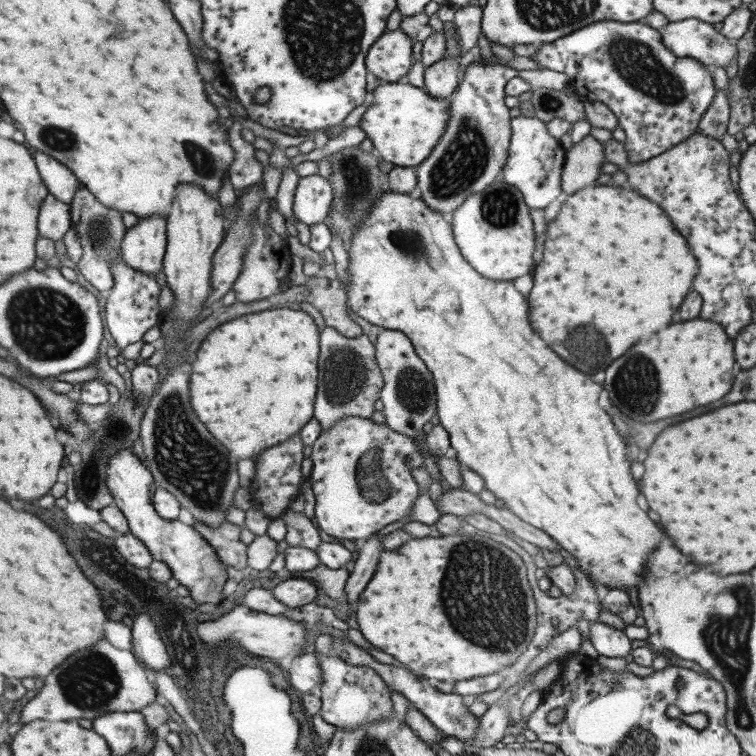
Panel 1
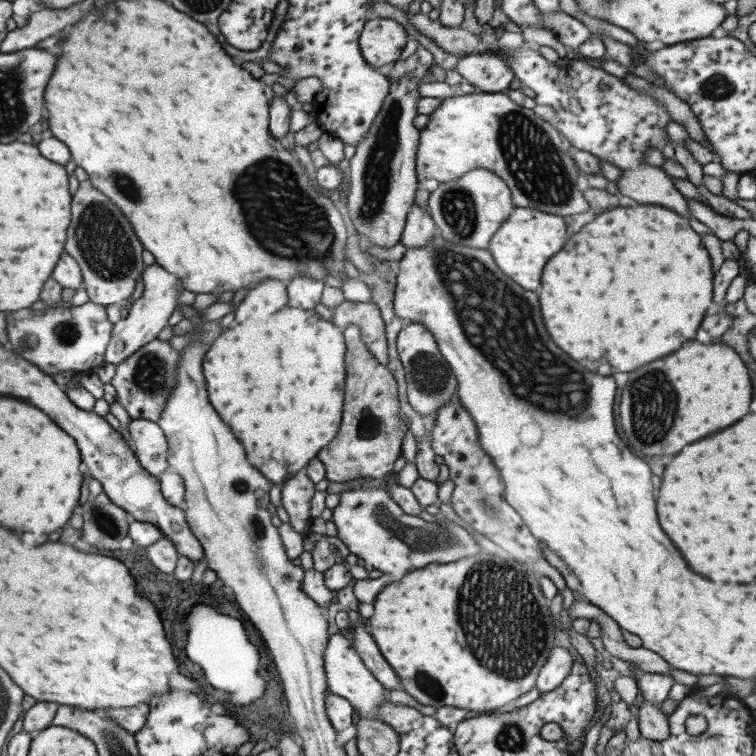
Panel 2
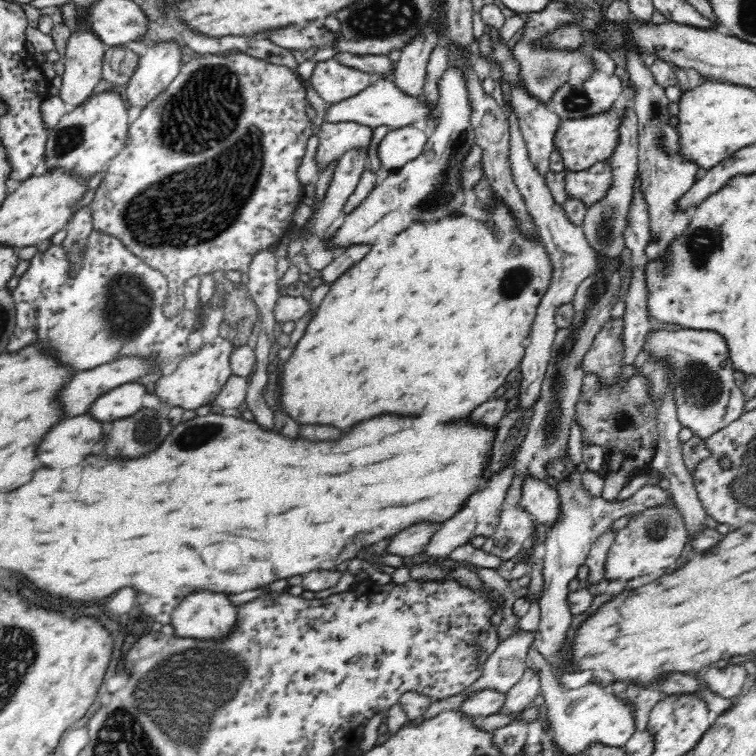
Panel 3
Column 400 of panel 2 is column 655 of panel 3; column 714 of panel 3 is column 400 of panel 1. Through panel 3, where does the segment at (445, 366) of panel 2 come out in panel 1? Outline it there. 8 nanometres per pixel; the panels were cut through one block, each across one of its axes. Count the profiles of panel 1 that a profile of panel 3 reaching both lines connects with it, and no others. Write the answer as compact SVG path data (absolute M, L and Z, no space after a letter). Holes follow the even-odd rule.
M383 329L376 336L374 342L374 357L382 376L382 388L379 392L384 424L395 432L405 434L418 448L423 458L423 467L427 470L429 478L439 481L443 492L451 487L438 470L434 458L422 449L422 444L415 441L416 436L422 432L423 424L429 422L436 414L435 387L433 386L432 374L427 370L423 361L415 354L413 345L409 339L398 330Z

